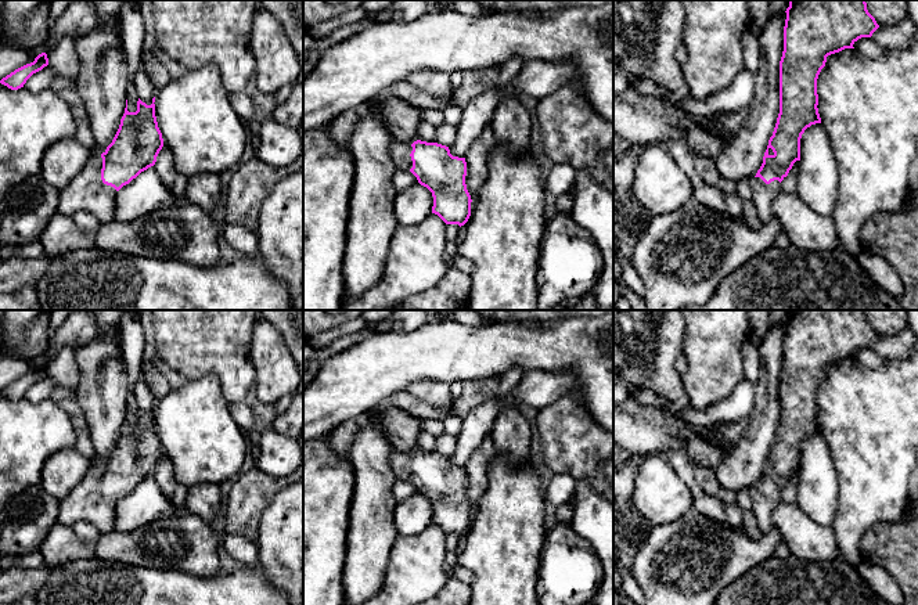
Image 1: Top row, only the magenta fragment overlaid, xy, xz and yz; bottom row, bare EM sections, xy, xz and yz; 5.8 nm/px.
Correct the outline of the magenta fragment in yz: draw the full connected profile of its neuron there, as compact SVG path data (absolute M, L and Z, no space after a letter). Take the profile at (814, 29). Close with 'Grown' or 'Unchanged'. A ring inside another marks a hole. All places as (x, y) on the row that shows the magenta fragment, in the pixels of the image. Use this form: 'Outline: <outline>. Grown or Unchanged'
Outline: M789 0L785 12L784 51L780 61L780 114L752 186L752 201L763 223L773 217L771 206L781 181L793 163L800 161L802 134L811 125L821 123L817 79L827 57L845 48L854 48L853 44L858 39L871 37L879 28L868 12L865 0Z. Grown

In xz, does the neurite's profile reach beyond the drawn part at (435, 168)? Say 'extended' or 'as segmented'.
extended

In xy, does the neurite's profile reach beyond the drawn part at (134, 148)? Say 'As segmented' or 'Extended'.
Extended

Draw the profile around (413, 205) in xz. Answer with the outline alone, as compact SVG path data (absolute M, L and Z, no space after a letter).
M420 183L397 191L393 210L400 226L417 226L432 215L432 192Z

